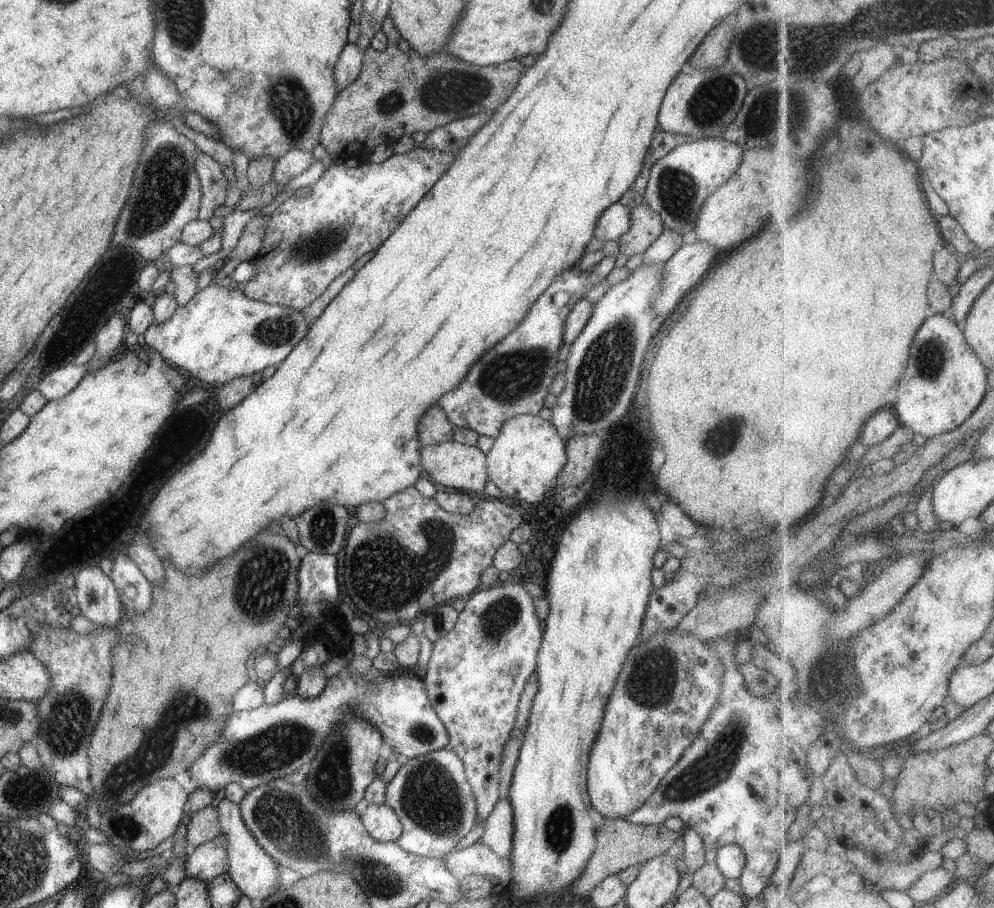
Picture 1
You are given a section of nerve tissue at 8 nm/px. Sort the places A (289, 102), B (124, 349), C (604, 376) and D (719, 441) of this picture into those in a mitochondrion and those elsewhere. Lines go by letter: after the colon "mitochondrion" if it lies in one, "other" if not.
A: mitochondrion
B: other
C: mitochondrion
D: mitochondrion

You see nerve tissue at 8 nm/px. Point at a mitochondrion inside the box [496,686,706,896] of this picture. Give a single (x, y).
(559, 833)

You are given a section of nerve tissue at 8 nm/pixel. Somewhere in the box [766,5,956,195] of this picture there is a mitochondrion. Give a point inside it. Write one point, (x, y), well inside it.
(809, 116)

